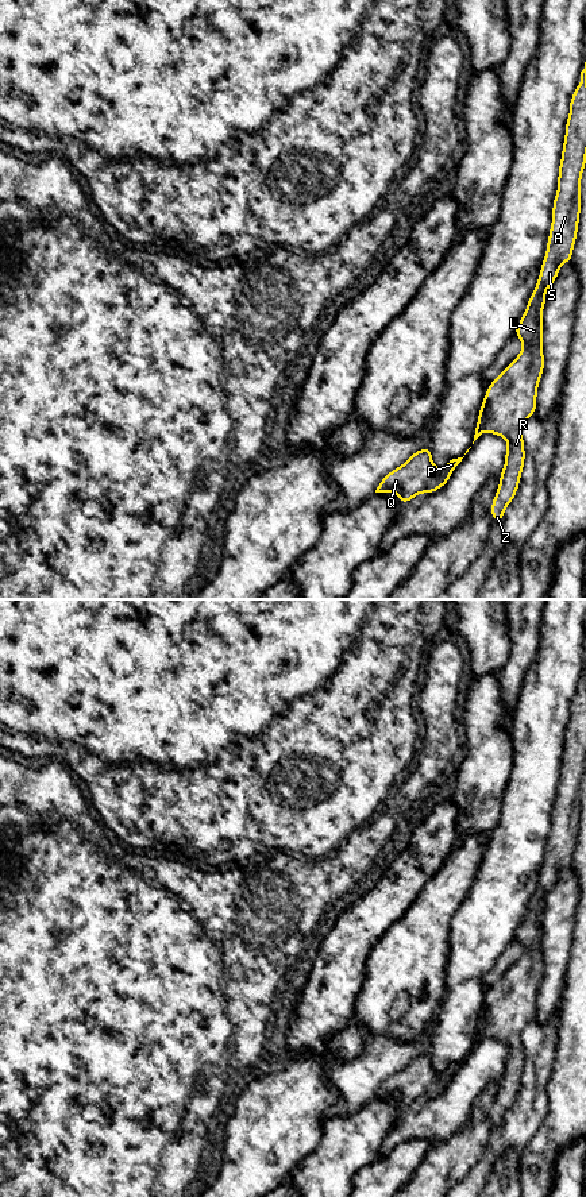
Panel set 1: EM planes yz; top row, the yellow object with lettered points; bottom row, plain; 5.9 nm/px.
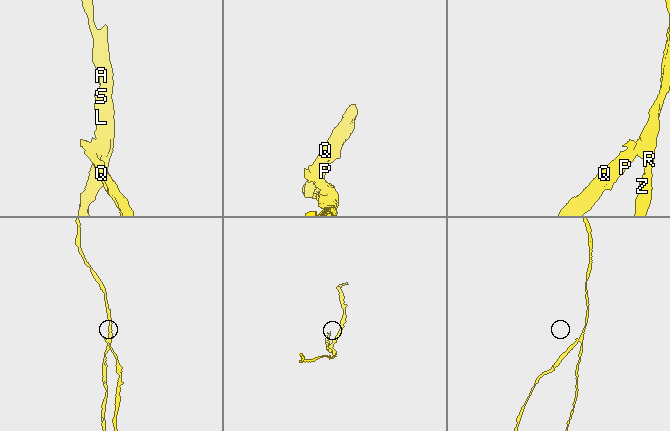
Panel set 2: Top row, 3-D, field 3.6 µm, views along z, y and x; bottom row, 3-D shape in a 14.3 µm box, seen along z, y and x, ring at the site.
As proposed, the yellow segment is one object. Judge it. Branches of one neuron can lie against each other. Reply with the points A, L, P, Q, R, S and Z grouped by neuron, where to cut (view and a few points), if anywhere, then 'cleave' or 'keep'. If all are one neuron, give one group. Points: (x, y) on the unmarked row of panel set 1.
A L R S Z / P Q; cut in yz along (485, 1003), (488, 1015), (484, 1035); cleave

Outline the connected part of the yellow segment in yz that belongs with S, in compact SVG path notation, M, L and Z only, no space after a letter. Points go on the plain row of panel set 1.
M586 667L581 676L581 686L577 691L571 707L570 721L566 727L566 741L559 771L558 798L554 803L552 830L547 846L547 858L544 861L539 885L535 896L531 899L528 911L523 923L516 931L514 938L523 946L520 959L498 980L487 992L485 1004L487 1005L485 1036L502 1040L508 1046L505 1058L505 1071L500 1080L498 1094L491 1108L491 1123L500 1127L504 1123L505 1112L513 1105L520 1089L521 1076L524 1073L524 1045L521 1040L525 1026L536 1016L537 989L543 980L543 922L545 910L545 896L558 881L563 868L572 864L572 853L577 843L579 816L581 816L581 781L586 769Z

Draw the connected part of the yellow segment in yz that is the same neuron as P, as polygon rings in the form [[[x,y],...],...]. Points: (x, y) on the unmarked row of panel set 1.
[[[427,1051],[415,1057],[402,1070],[382,1082],[375,1097],[394,1096],[400,1108],[409,1107],[421,1097],[435,1097],[443,1092],[463,1062],[450,1065],[443,1073],[432,1067],[432,1057]]]

